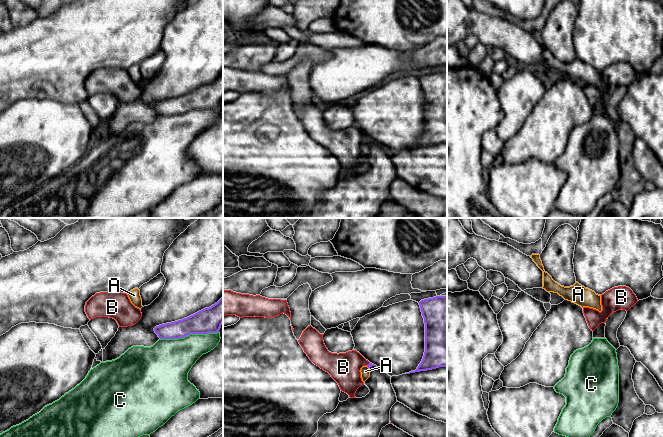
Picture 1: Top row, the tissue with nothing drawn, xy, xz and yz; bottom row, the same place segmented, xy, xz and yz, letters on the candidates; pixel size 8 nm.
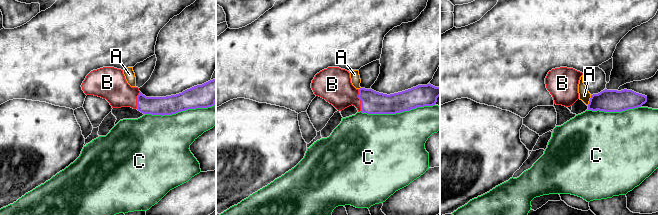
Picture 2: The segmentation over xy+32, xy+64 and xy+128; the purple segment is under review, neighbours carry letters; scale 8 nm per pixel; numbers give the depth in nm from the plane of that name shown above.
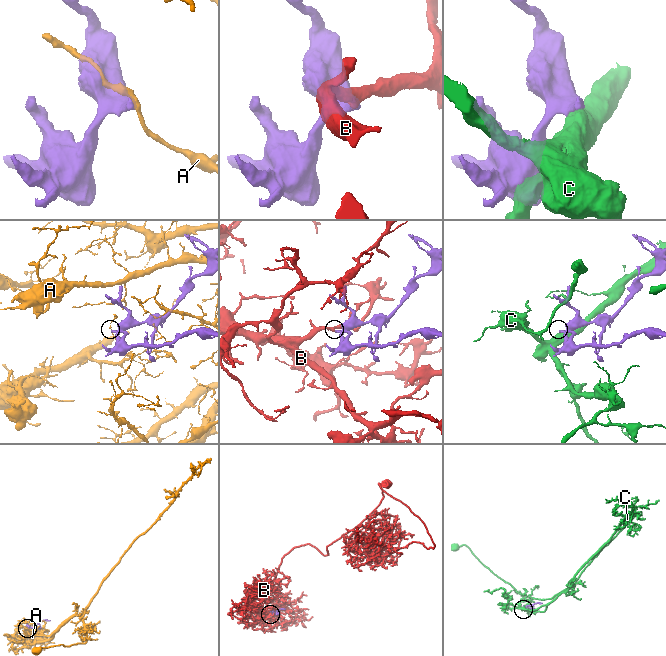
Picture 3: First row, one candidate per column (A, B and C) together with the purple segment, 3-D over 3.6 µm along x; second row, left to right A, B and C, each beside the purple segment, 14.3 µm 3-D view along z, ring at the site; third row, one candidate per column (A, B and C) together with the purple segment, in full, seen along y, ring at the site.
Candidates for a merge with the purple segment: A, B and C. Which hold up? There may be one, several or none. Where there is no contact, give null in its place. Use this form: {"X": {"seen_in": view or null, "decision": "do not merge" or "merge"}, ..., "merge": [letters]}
{"A": {"seen_in": null, "decision": "do not merge"}, "B": {"seen_in": "xz", "decision": "merge"}, "C": {"seen_in": "xy", "decision": "do not merge"}, "merge": ["B"]}

